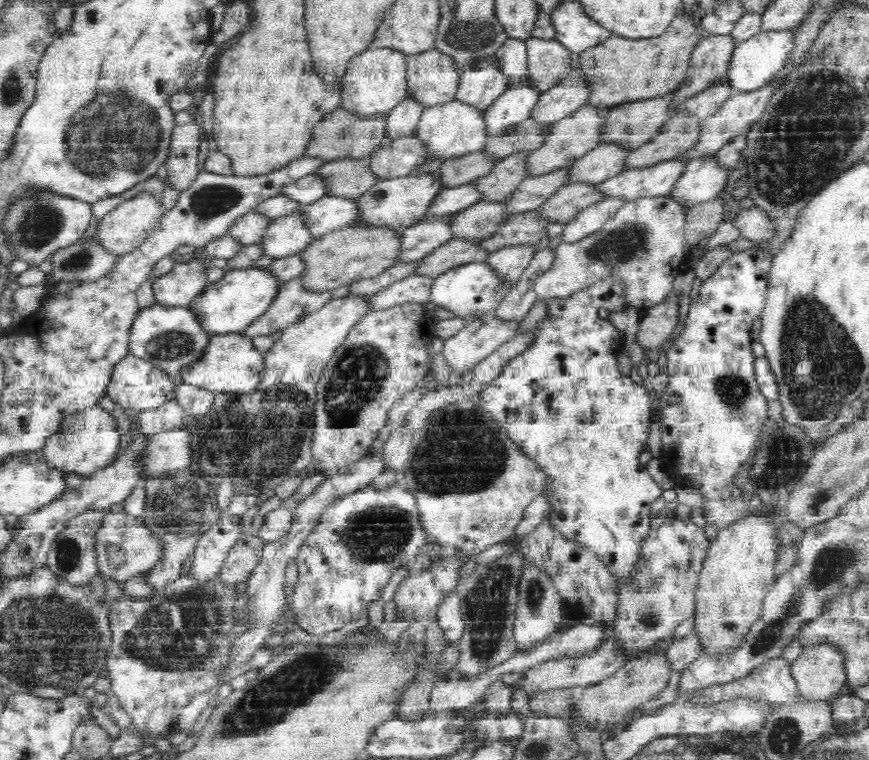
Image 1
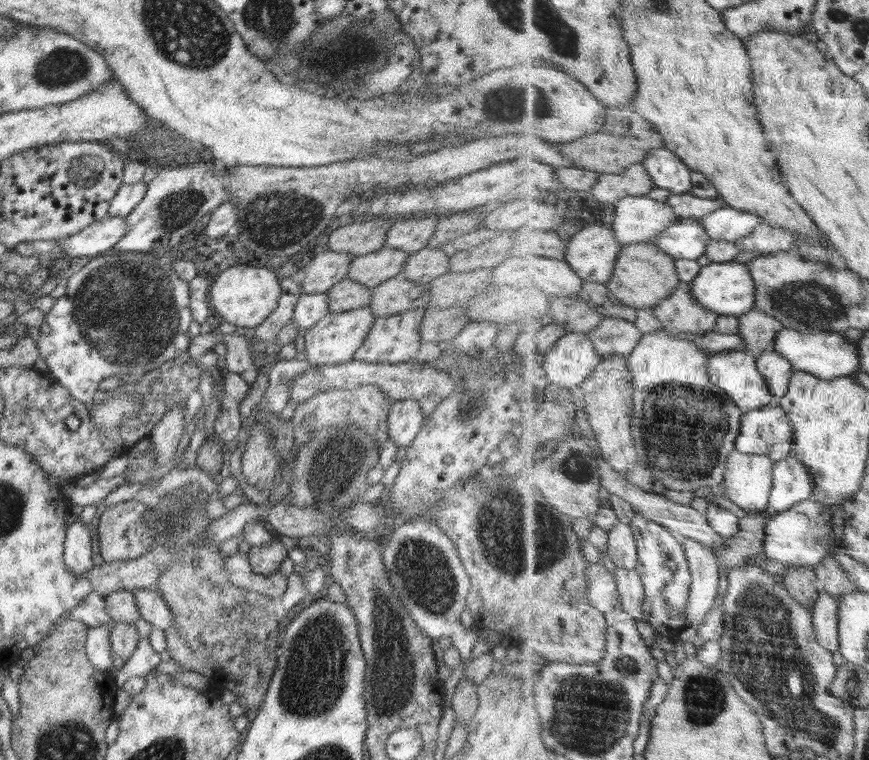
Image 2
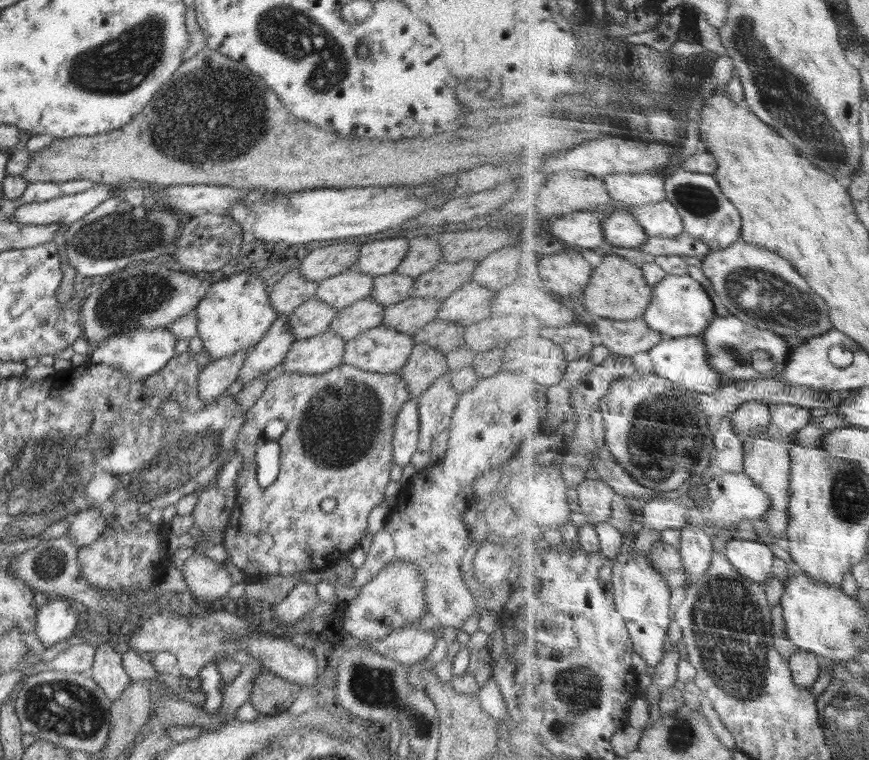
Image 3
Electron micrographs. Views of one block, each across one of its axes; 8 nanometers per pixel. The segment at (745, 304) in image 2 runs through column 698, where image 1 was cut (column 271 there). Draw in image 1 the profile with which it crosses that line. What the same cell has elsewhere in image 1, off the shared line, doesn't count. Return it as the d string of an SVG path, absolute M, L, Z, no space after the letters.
M262 268L233 270L224 273L224 276L215 282L207 281L204 290L201 290L187 307L195 313L196 322L200 323L202 331L209 336L242 333L242 330L250 326L255 318L264 314L280 284L281 282L274 279L268 271L264 273Z

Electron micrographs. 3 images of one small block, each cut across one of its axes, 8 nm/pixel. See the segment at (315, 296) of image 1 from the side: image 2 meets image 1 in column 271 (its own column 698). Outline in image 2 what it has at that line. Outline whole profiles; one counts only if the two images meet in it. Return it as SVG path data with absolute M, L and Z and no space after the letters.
M688 282L681 283L676 293L653 307L653 312L665 329L696 334L717 328L719 315L702 308L702 304L692 294L692 284Z

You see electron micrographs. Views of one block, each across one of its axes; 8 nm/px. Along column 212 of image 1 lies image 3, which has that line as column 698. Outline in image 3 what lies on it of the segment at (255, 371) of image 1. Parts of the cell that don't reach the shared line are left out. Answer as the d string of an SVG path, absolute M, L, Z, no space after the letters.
M705 335L665 338L658 346L649 352L654 364L654 371L689 390L709 392L712 394L723 388L728 380L723 380L724 372L720 372L712 366L709 360L708 348L705 343Z

